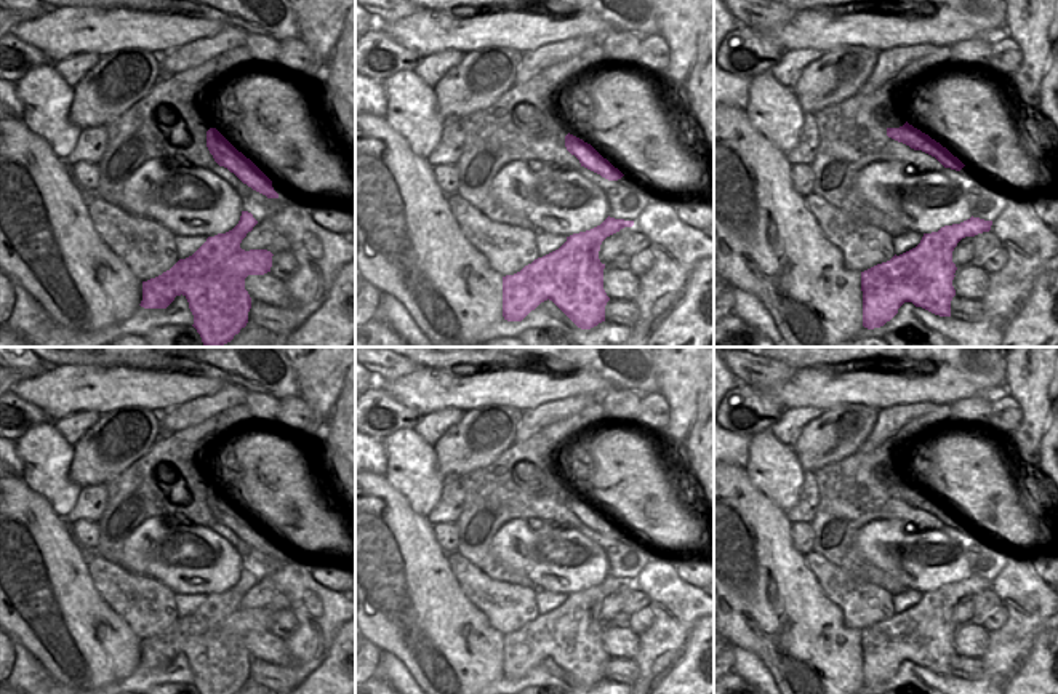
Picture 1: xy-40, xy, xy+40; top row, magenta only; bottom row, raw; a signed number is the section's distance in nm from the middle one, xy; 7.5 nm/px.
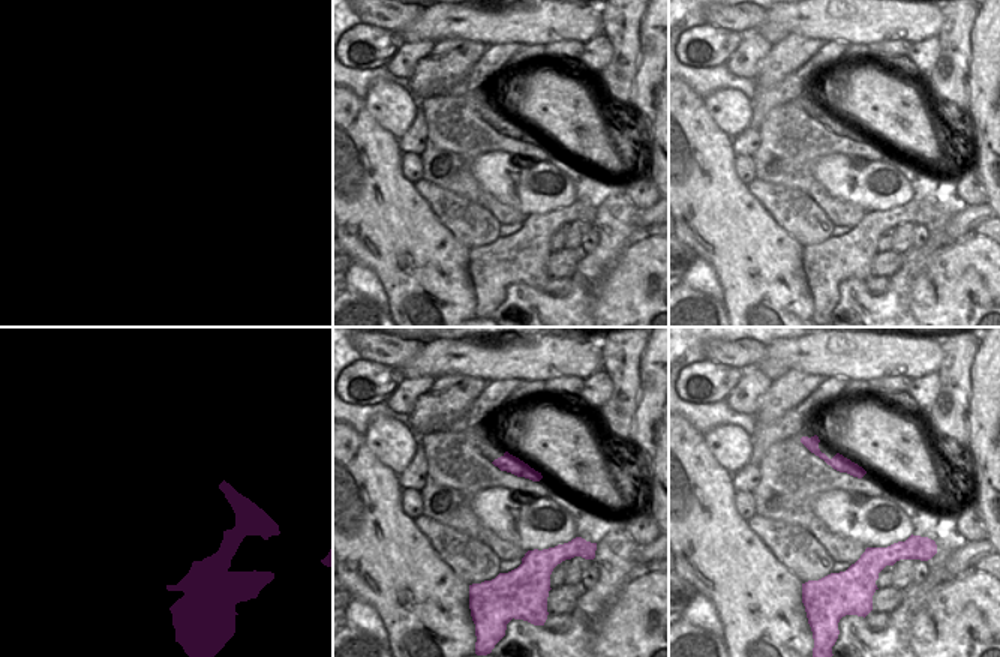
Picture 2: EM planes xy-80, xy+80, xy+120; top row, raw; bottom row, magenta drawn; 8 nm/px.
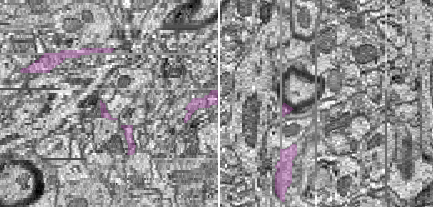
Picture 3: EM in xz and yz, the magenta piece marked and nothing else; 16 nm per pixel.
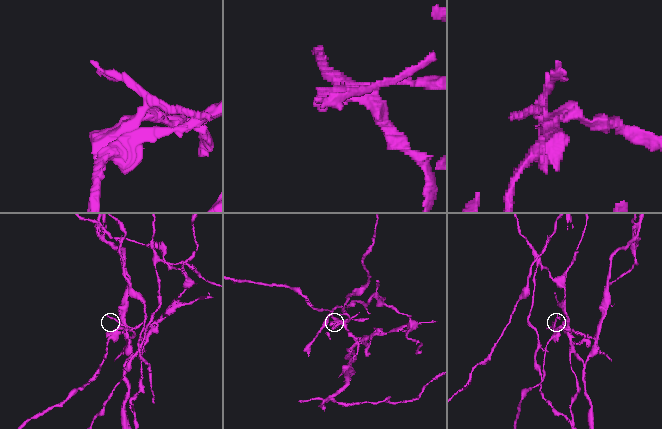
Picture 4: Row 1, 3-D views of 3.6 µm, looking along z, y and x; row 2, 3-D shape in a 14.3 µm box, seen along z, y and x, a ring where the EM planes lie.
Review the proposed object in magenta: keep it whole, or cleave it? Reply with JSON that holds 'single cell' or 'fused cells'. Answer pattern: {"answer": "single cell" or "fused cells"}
{"answer": "fused cells"}

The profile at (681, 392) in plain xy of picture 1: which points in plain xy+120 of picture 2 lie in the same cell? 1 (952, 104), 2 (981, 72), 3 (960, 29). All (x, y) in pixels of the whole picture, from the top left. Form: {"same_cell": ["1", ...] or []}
{"same_cell": ["1", "3"]}

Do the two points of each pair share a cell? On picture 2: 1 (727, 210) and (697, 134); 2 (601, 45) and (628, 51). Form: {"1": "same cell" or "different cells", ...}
{"1": "same cell", "2": "different cells"}

